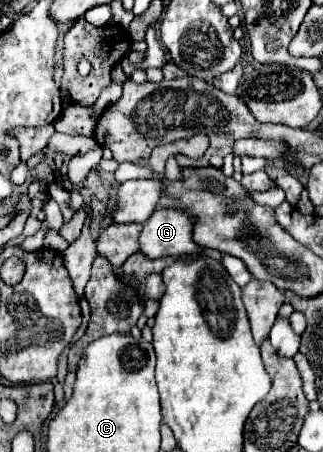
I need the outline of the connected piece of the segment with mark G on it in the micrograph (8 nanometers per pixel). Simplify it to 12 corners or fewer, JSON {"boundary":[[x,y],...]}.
{"boundary":[[155,211],[139,235],[145,257],[199,253],[191,215]]}

